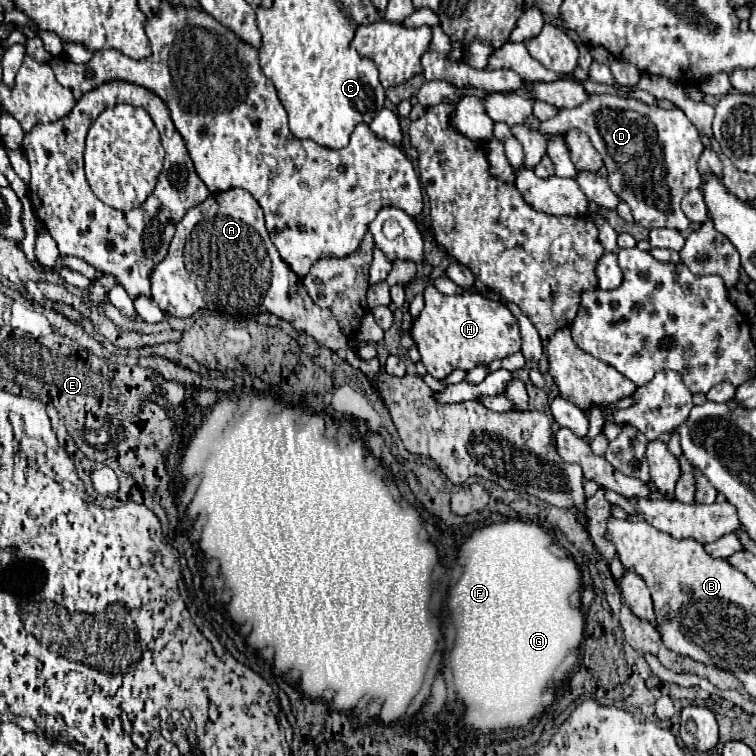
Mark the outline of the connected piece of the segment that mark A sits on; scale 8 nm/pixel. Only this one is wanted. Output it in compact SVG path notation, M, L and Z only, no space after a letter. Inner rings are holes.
M244 189L212 193L204 203L192 207L184 219L176 223L168 253L152 269L150 281L152 299L168 315L190 317L194 311L206 307L232 317L274 313L298 331L314 337L320 347L332 351L348 347L348 339L342 335L332 311L320 309L308 297L302 279L282 261L268 237L258 201ZM186 241L188 265L184 263Z

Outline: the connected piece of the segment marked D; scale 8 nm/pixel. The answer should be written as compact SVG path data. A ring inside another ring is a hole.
M590 93L582 105L560 109L558 115L540 125L540 133L546 139L556 133L564 135L570 129L580 129L590 137L610 173L608 183L612 191L632 207L634 221L638 225L646 229L668 227L678 231L686 231L690 227L688 217L680 209L680 201L688 189L702 185L696 161L704 145L698 129L682 109L666 111L630 97Z

